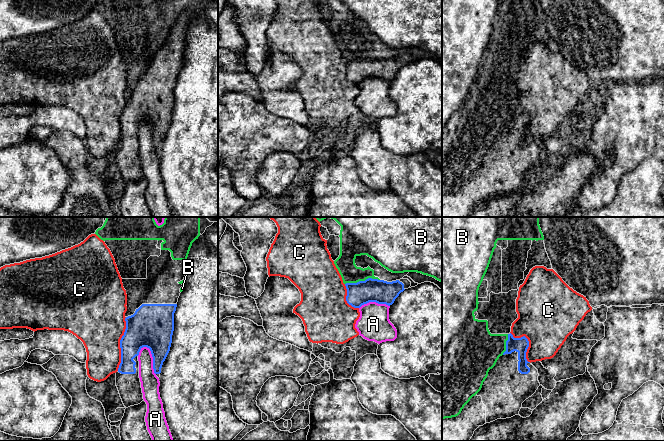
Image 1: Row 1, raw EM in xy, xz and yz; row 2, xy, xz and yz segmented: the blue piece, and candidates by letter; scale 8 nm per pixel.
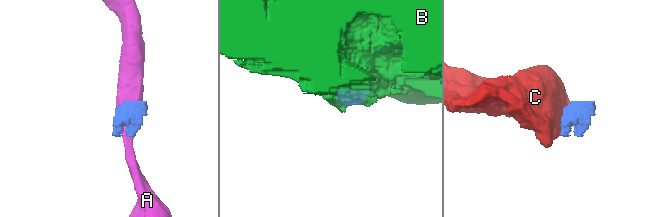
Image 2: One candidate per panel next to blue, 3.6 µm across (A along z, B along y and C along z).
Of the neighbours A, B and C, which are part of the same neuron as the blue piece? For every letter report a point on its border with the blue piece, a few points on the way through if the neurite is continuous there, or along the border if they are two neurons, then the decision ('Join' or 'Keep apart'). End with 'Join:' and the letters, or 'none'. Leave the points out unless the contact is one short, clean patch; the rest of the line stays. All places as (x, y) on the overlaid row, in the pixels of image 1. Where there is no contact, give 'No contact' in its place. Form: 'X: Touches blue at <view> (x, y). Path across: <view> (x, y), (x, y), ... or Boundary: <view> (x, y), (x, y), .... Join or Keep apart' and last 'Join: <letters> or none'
A: Touches blue at xy (153, 359). Keep apart
B: Touches blue at xz (362, 281). Keep apart
C: Touches blue at xy (120, 344). Keep apart
Join: none

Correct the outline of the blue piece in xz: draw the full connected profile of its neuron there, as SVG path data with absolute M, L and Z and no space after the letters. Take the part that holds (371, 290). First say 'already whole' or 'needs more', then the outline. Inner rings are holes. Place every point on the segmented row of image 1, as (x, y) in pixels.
needs more; M368 278L357 283L346 283L345 286L347 303L360 308L369 302L392 305L401 292L410 288L411 282L403 278L392 282Z

